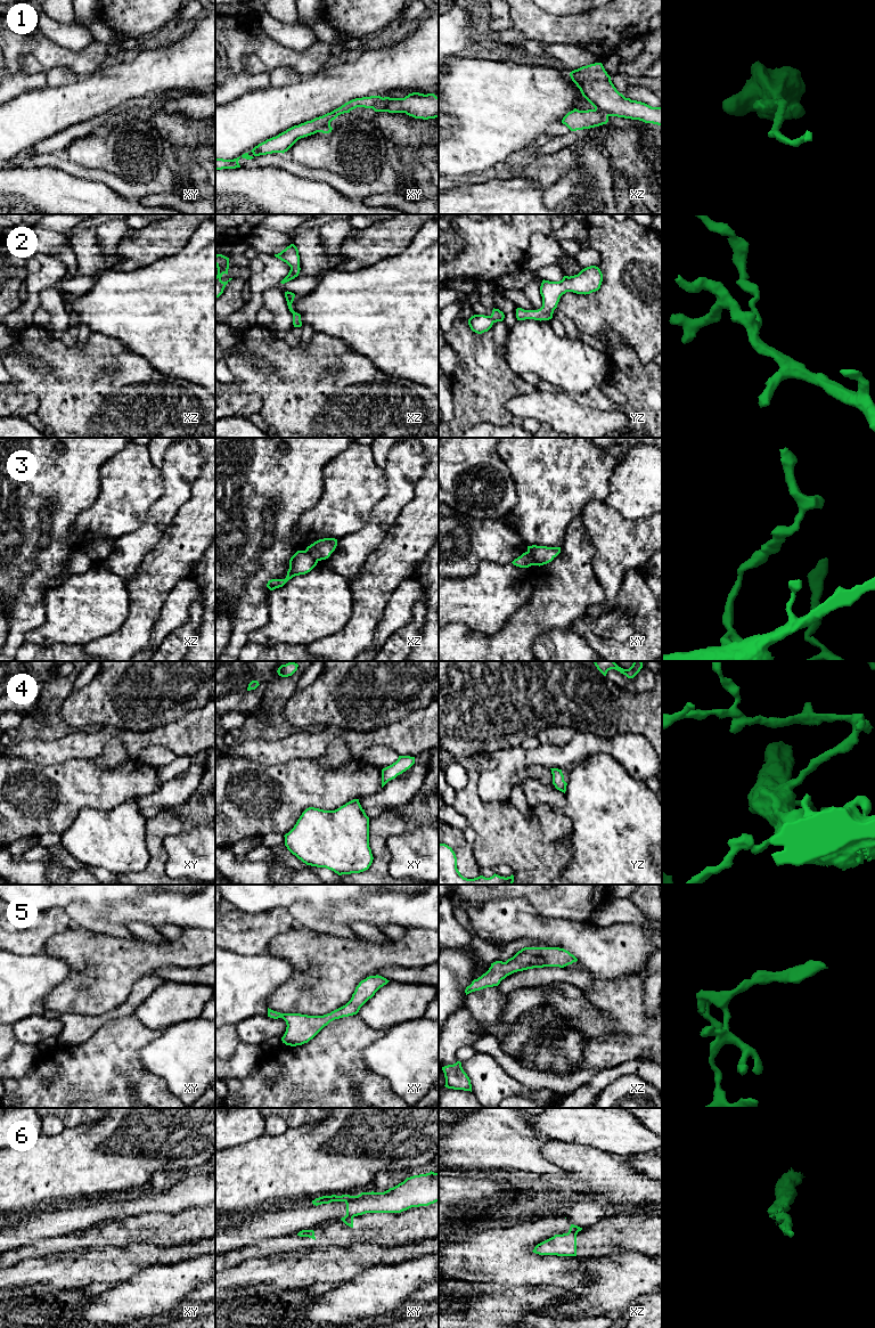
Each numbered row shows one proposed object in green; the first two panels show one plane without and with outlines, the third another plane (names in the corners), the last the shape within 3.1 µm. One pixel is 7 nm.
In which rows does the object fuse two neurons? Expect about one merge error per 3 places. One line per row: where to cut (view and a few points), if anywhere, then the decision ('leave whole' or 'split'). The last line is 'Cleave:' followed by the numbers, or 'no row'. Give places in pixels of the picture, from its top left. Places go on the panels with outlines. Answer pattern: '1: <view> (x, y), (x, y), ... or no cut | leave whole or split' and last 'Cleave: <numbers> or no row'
1: xz (595, 108), (607, 116) | split
2: no cut | leave whole
3: xy (528, 551), (537, 564) | split
4: no cut | leave whole
5: no cut | leave whole
6: xy (353, 1215), (344, 1217) | split
Cleave: 1, 3, 6

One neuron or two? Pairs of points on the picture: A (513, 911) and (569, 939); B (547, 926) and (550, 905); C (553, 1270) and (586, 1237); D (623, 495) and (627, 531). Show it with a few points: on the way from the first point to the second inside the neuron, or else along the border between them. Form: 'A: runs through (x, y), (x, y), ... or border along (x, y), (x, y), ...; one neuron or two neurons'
A: runs through (526, 922), (555, 933); one neuron
B: border along (528, 902), (545, 917), (566, 919), (574, 922); two neurons
C: border along (577, 1255), (580, 1259); two neurons
D: border along (604, 502), (626, 518), (649, 516); two neurons

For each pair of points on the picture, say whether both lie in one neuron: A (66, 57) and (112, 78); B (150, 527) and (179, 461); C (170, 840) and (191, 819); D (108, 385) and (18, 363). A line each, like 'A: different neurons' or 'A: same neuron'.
A: different neurons
B: same neuron
C: different neurons
D: same neuron

